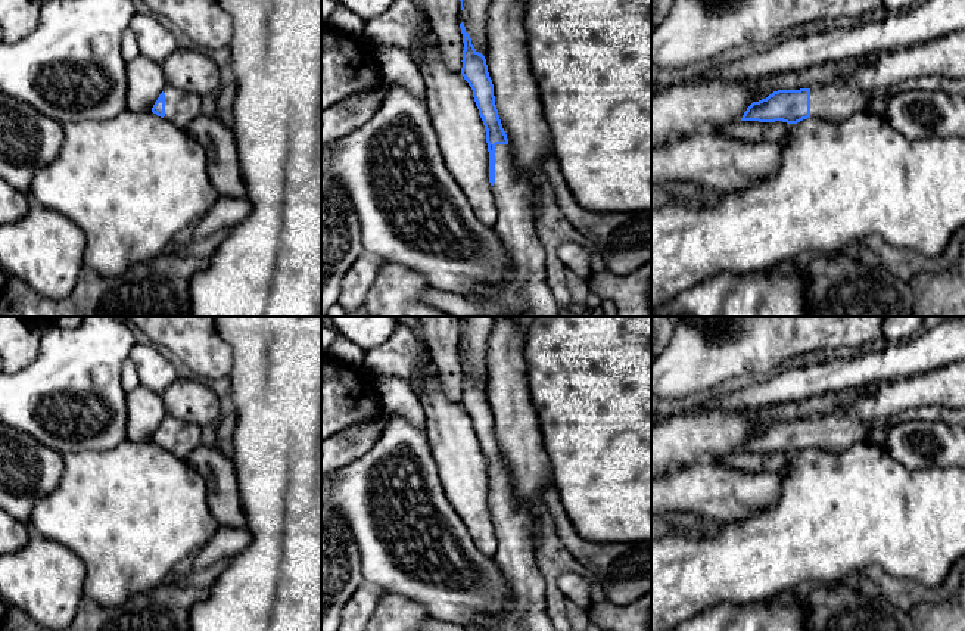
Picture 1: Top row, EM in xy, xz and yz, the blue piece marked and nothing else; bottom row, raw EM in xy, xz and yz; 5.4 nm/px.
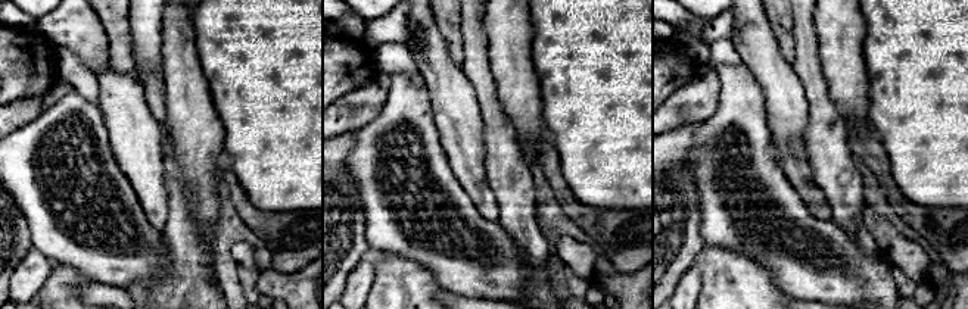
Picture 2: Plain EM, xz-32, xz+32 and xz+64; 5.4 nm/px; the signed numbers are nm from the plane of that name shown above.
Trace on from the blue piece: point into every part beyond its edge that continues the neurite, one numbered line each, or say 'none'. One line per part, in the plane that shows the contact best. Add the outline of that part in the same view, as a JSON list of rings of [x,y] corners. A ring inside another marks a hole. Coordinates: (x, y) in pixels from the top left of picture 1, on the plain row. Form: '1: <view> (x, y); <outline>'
1: xz (516, 556); [[[508,475],[495,476],[495,513],[491,516],[496,553],[510,590],[510,609],[495,625],[464,625],[466,631],[555,631],[545,607],[545,579],[538,568],[533,520],[519,503]]]

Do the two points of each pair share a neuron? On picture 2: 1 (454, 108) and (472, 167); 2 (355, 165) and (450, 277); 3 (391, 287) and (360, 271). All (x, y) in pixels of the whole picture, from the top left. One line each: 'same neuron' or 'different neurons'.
1: same neuron
2: same neuron
3: different neurons

